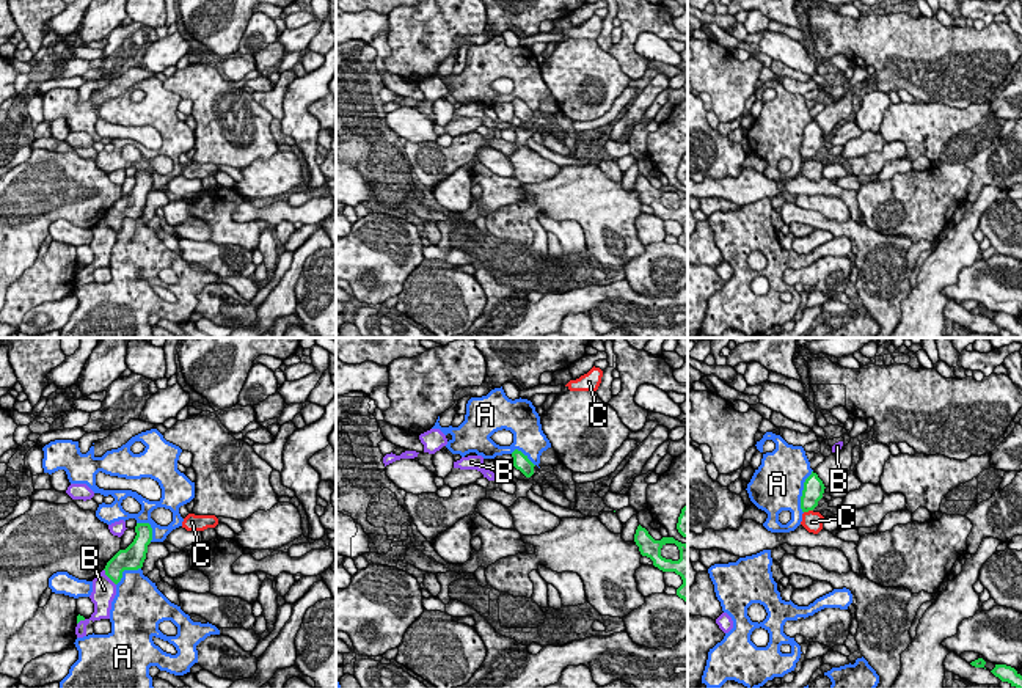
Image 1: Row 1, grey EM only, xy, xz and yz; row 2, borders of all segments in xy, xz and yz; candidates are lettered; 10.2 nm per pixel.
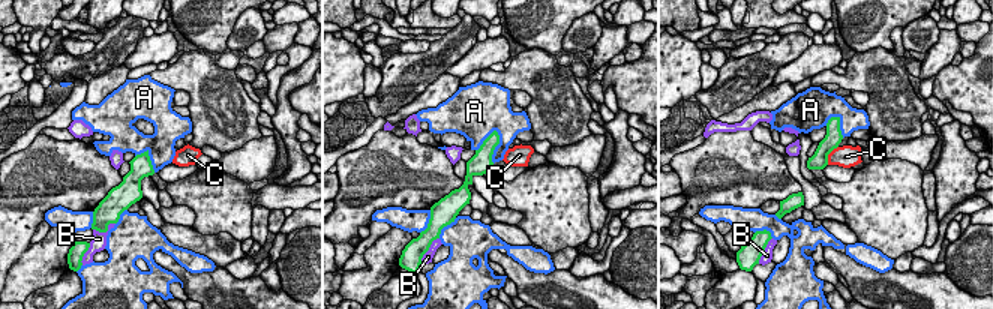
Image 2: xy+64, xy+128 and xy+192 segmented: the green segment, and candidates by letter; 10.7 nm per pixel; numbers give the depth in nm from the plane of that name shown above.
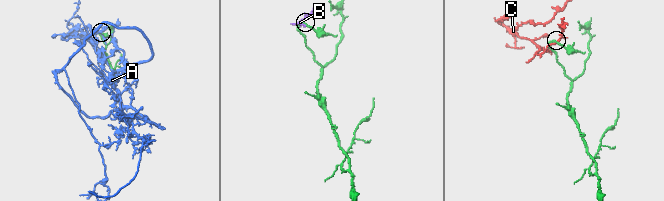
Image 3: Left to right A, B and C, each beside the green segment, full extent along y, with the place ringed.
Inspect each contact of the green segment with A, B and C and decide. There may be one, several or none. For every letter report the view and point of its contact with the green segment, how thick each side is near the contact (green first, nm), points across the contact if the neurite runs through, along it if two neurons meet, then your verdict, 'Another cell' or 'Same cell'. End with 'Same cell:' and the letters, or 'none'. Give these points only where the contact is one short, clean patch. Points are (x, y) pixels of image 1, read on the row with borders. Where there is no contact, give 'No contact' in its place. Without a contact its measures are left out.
A: Touches green at yz (802, 492). Thickness 220 nm (green) against 480 nm. Same cell
B: Touches green at xy (107, 575). Thickness 220 nm (green) against 240 nm. Another cell
C: Touches green at yz (807, 511). Thickness 220 nm (green) against 200 nm. Boundary: yz (812, 509), (804, 512). Another cell
Same cell: A

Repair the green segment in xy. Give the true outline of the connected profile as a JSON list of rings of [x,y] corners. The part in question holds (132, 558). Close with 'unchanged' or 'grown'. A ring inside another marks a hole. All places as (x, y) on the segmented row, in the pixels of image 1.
[[[137,523],[135,532],[133,542],[126,550],[119,550],[104,569],[115,584],[121,581],[124,570],[138,570],[146,559],[148,545],[152,540],[152,528],[149,523]]] | unchanged

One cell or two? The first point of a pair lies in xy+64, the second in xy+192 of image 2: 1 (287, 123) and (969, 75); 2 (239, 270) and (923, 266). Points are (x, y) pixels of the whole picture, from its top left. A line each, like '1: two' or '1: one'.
1: two
2: one

